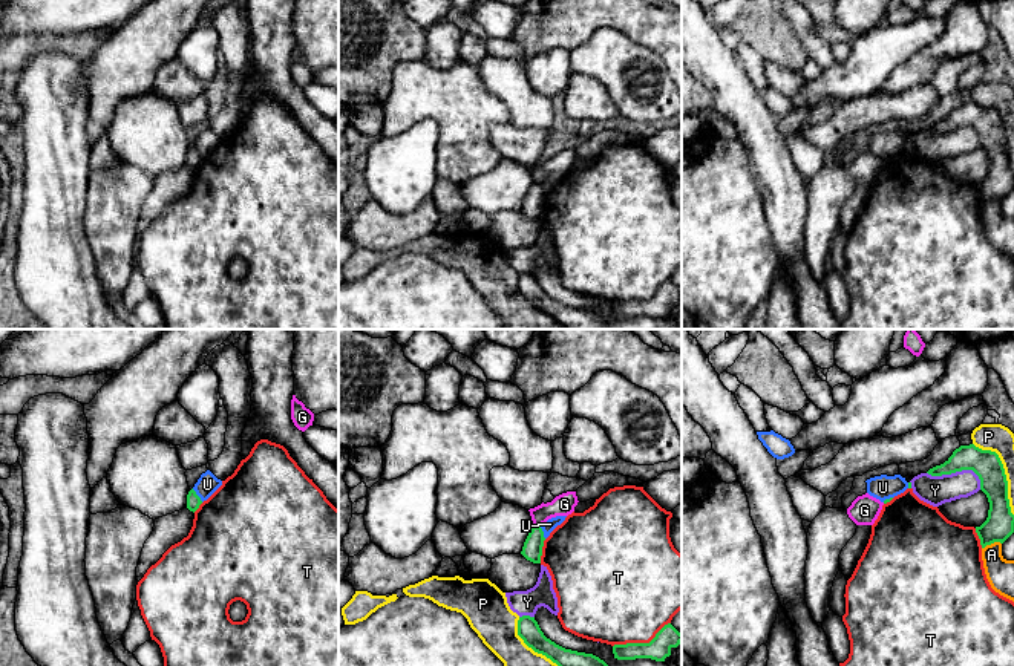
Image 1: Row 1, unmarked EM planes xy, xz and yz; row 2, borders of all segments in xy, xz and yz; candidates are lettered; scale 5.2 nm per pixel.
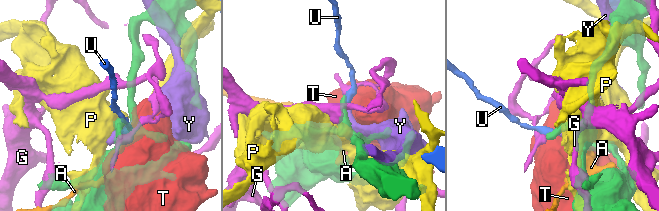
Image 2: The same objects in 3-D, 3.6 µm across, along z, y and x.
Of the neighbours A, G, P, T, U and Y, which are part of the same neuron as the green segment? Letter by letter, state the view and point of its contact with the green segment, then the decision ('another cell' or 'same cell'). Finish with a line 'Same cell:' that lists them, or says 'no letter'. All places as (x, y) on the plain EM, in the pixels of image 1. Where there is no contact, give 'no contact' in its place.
A: meets green in yz at (991, 199); another cell
G: meets green in xz at (538, 184); another cell
P: meets green in yz at (1004, 130); another cell
T: meets green in xz at (641, 300); another cell
U: meets green in xy at (196, 152); another cell
Y: meets green in yz at (959, 127); another cell
Same cell: no letter

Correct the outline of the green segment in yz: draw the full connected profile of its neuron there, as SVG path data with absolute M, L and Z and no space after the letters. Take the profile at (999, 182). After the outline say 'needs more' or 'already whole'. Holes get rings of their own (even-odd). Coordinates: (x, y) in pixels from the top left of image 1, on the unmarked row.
M974 101L960 103L940 122L930 126L931 133L973 127L980 136L980 147L989 159L988 175L976 184L982 205L994 199L1003 201L1014 190L1014 171L1008 156L1008 138L1003 121L996 109L982 107Z; already whole

